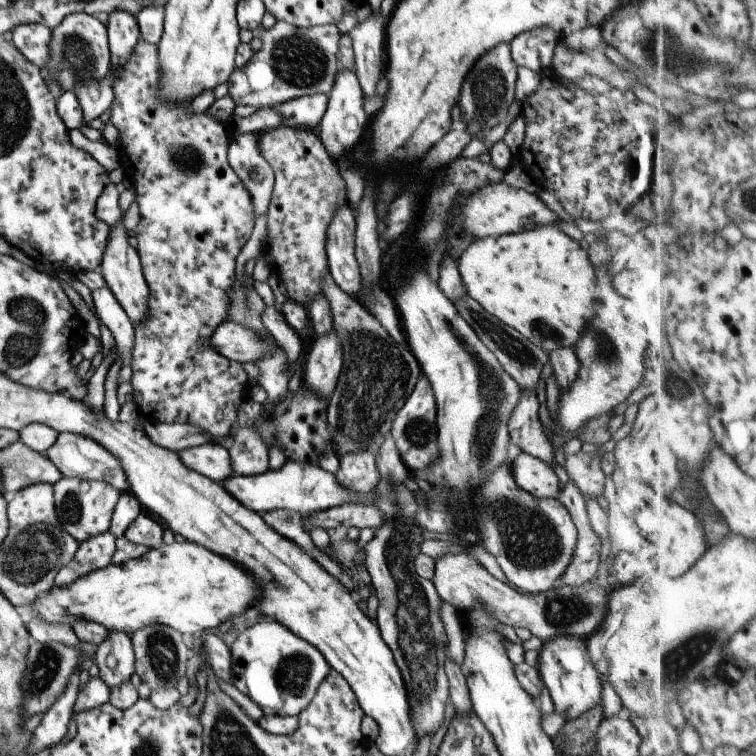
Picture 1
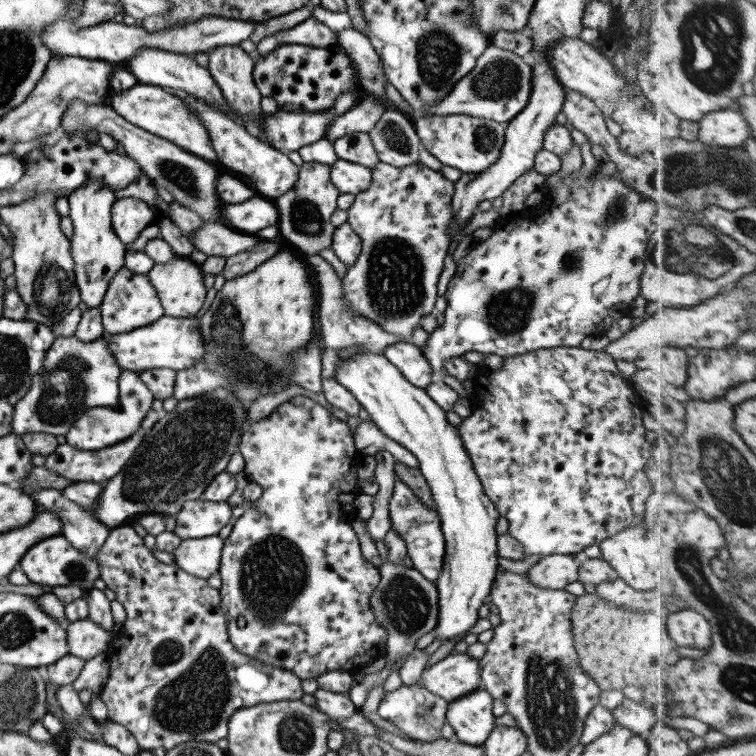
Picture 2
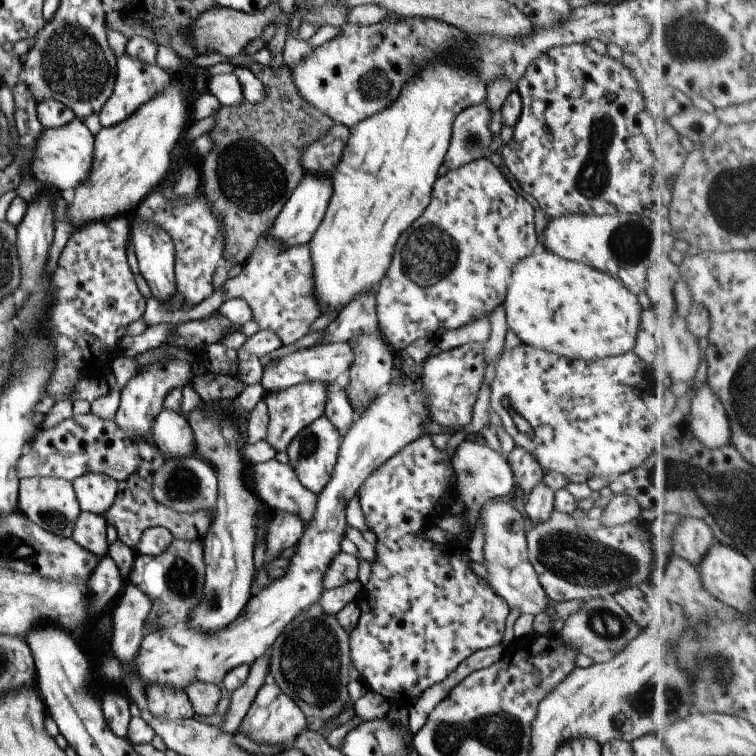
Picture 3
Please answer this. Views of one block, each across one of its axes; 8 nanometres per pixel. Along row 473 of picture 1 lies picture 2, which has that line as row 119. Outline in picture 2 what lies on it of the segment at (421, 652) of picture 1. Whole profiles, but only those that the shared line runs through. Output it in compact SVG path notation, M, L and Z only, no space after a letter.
M384 111L367 136L381 162L395 168L419 162L419 138L412 121L401 112Z

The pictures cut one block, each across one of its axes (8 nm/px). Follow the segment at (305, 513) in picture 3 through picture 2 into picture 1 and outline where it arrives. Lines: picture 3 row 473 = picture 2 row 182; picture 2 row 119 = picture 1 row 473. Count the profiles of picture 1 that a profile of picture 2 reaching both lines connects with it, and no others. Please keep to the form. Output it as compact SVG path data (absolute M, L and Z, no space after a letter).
M210 442L176 452L179 461L191 471L215 483L223 483L232 471L227 447Z

